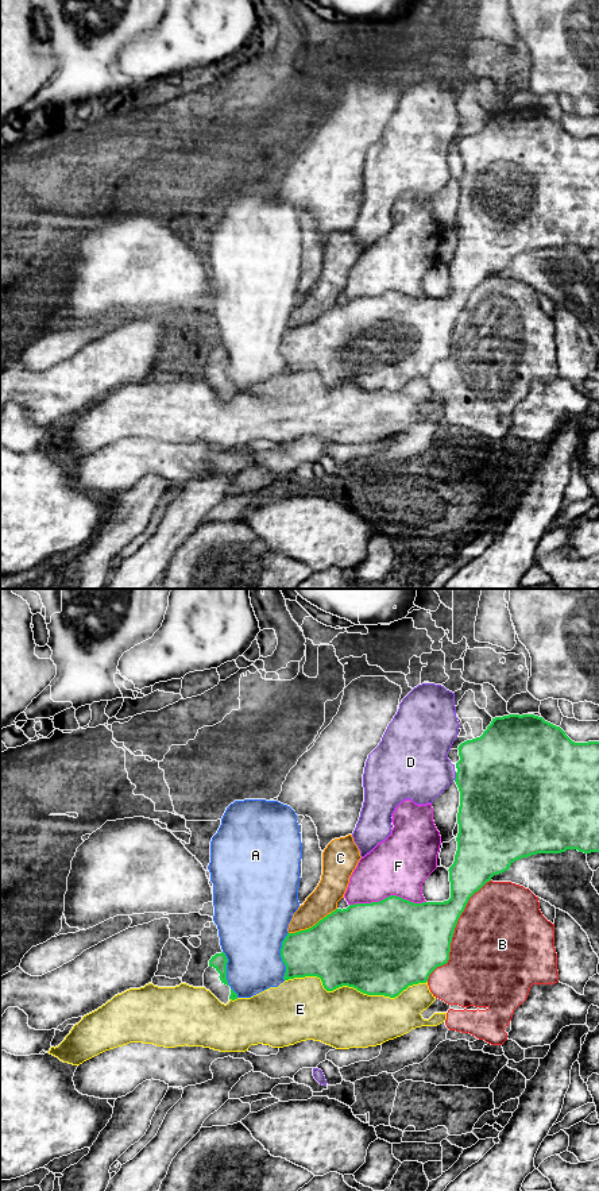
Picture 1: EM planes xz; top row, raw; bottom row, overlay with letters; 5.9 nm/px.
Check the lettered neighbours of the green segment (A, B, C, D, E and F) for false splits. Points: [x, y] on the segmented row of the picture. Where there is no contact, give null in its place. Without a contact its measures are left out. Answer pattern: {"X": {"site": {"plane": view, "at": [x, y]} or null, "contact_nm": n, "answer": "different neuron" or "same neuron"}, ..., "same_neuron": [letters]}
{"A": {"site": {"plane": "xz", "at": [281, 956]}, "contact_nm": 280, "answer": "different neuron"}, "B": {"site": {"plane": "xz", "at": [453, 932]}, "contact_nm": 700, "answer": "different neuron"}, "C": {"site": {"plane": "xz", "at": [313, 925]}, "contact_nm": 320, "answer": "different neuron"}, "D": {"site": {"plane": "xz", "at": [456, 777]}, "contact_nm": 50, "answer": "different neuron"}, "E": {"site": {"plane": "xz", "at": [354, 987]}, "contact_nm": 850, "answer": "different neuron"}, "F": {"site": {"plane": "xz", "at": [387, 897]}, "contact_nm": 460, "answer": "different neuron"}, "same_neuron": []}

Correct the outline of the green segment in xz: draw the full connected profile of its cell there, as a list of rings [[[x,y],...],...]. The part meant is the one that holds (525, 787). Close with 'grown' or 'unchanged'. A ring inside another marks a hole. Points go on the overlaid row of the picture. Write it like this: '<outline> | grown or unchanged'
[[[509,714],[492,718],[491,724],[480,737],[461,743],[457,749],[460,760],[456,763],[457,772],[455,782],[460,791],[460,806],[457,813],[457,851],[455,855],[455,862],[448,870],[451,898],[444,902],[414,903],[401,897],[390,895],[379,902],[355,903],[343,910],[336,909],[312,928],[295,933],[287,933],[281,948],[281,957],[286,965],[286,972],[283,976],[285,980],[317,976],[321,979],[326,991],[333,991],[339,987],[348,986],[367,995],[384,995],[395,998],[409,986],[426,983],[429,975],[437,967],[448,963],[452,937],[461,913],[464,911],[469,898],[487,882],[490,882],[494,875],[507,871],[515,860],[537,853],[561,853],[567,849],[577,849],[579,852],[584,853],[599,852],[599,741],[575,743],[560,726],[545,721],[542,717],[534,714]]] | unchanged

